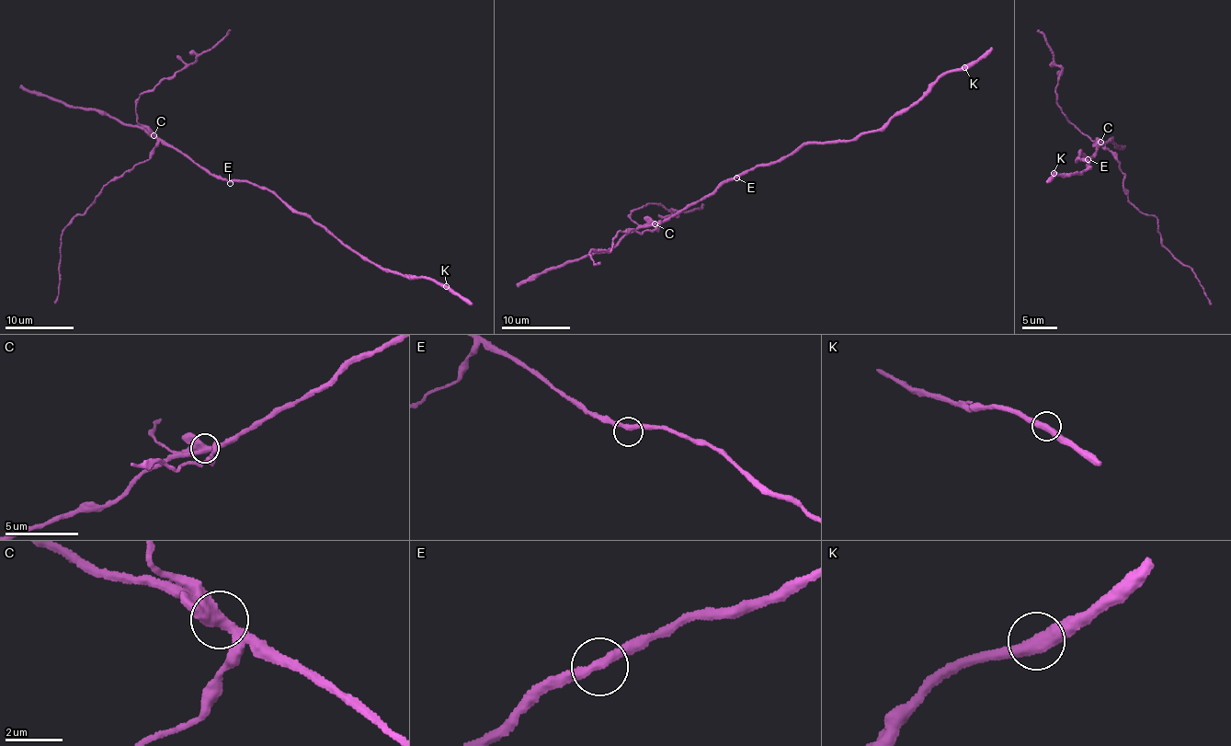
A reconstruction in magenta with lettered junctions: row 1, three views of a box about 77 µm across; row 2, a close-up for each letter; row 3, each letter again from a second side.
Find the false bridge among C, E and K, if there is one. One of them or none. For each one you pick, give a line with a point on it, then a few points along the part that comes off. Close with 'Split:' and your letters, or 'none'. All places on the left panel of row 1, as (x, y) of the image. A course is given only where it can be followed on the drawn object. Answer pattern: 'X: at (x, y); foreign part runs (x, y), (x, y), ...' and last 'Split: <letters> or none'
C: at (153, 135); foreign part runs (153, 135), (156, 145), (148, 160), (139, 161), (113, 177), (91, 205), (64, 227), (55, 304)
Split: C

